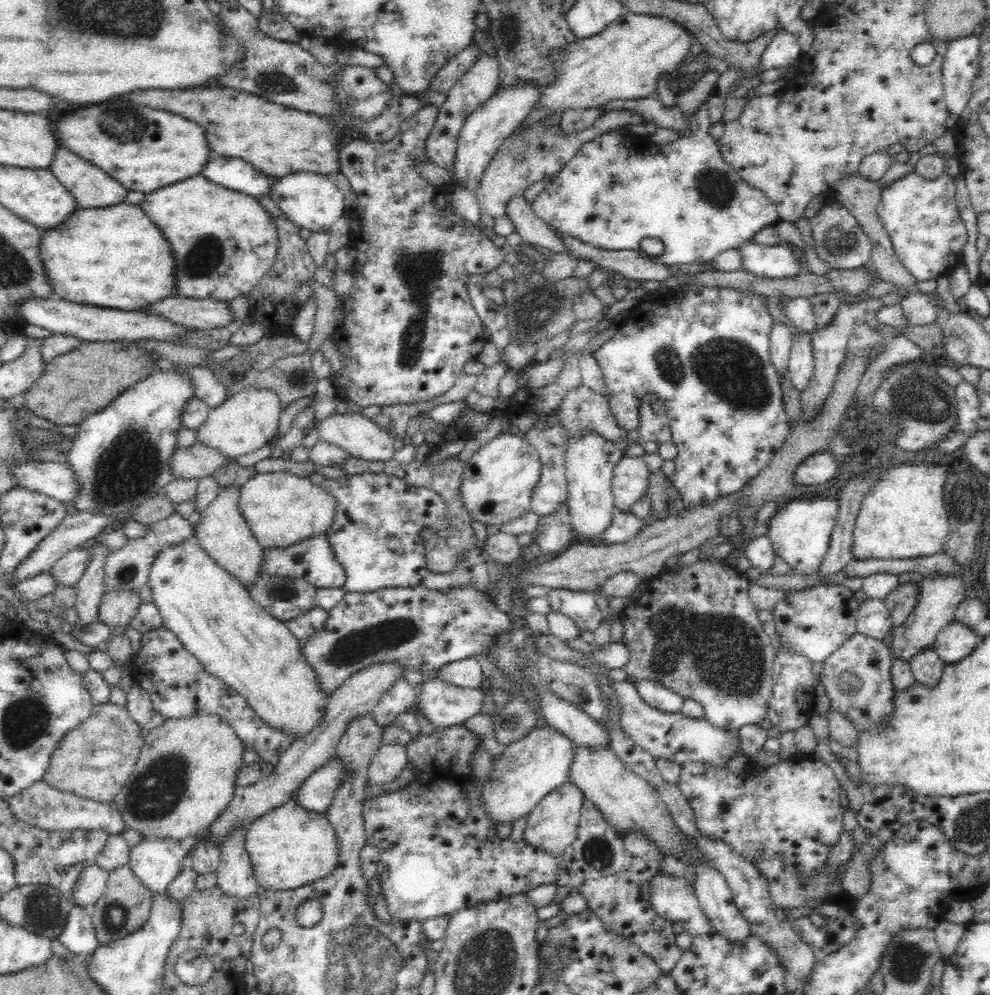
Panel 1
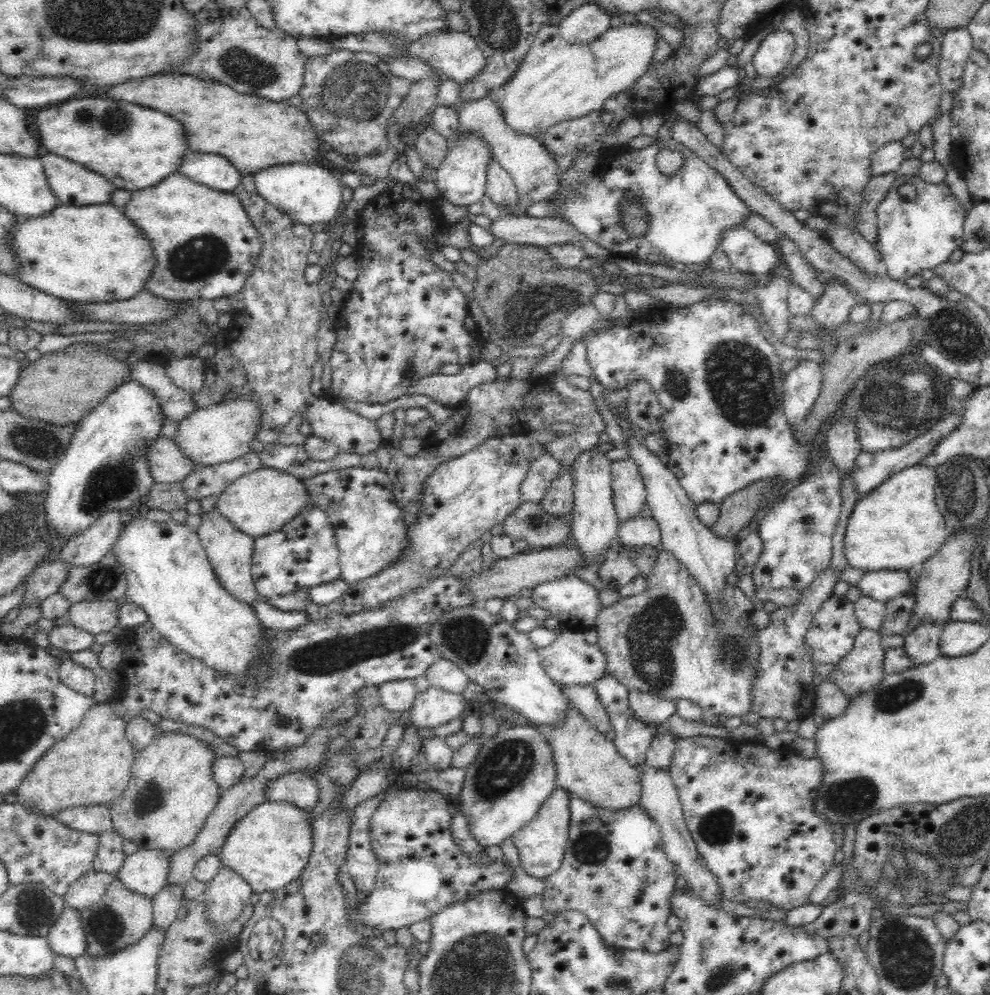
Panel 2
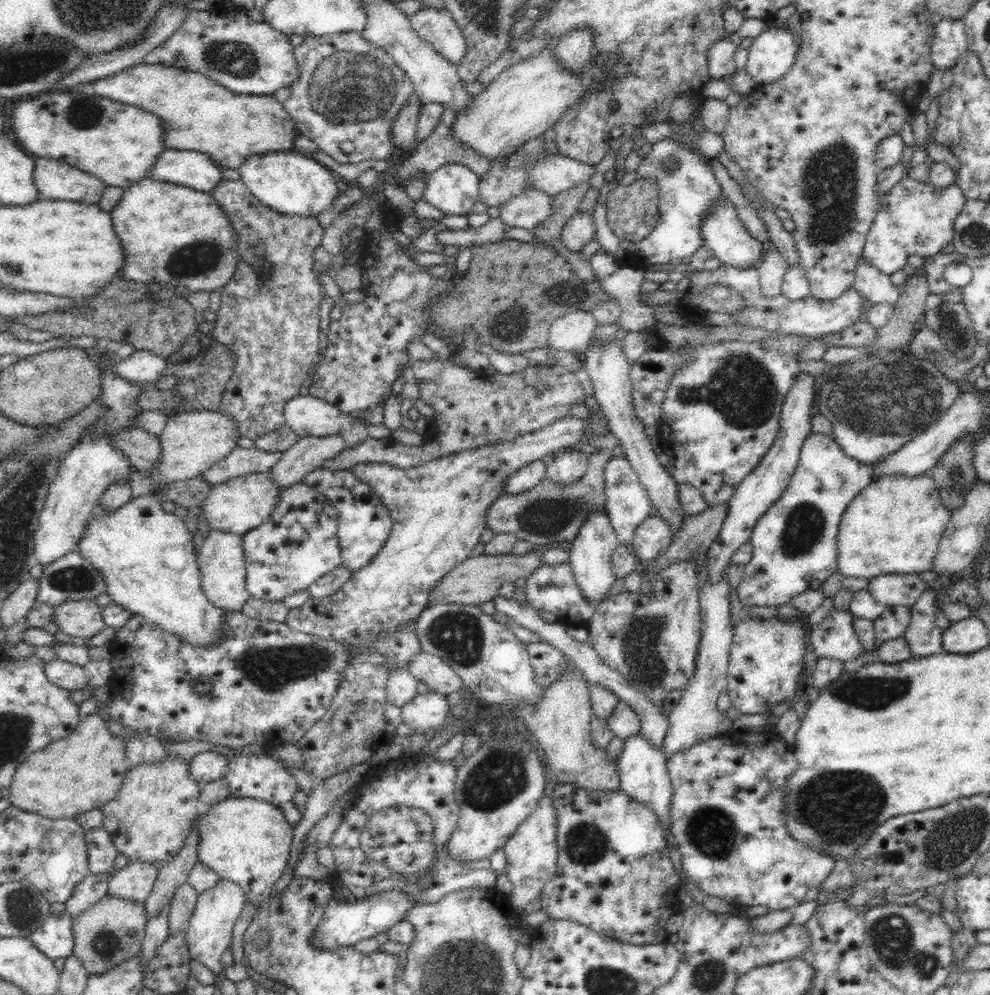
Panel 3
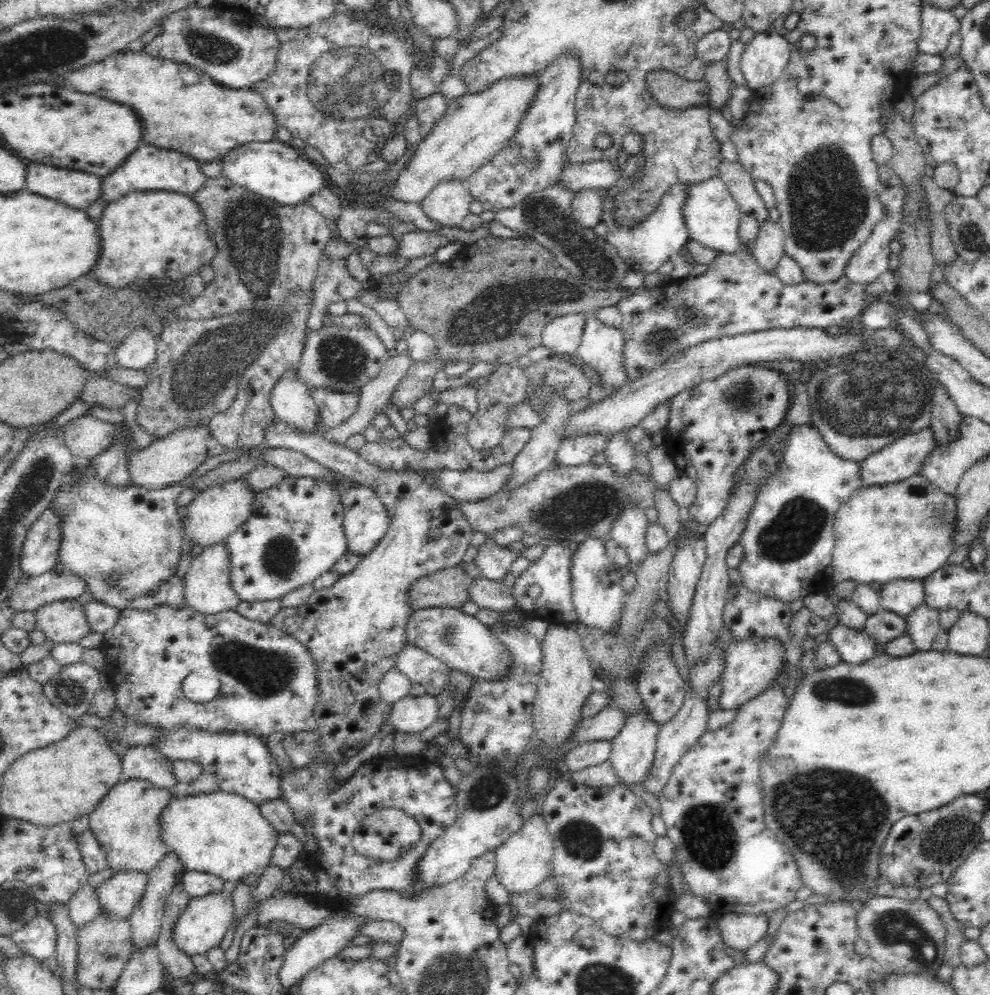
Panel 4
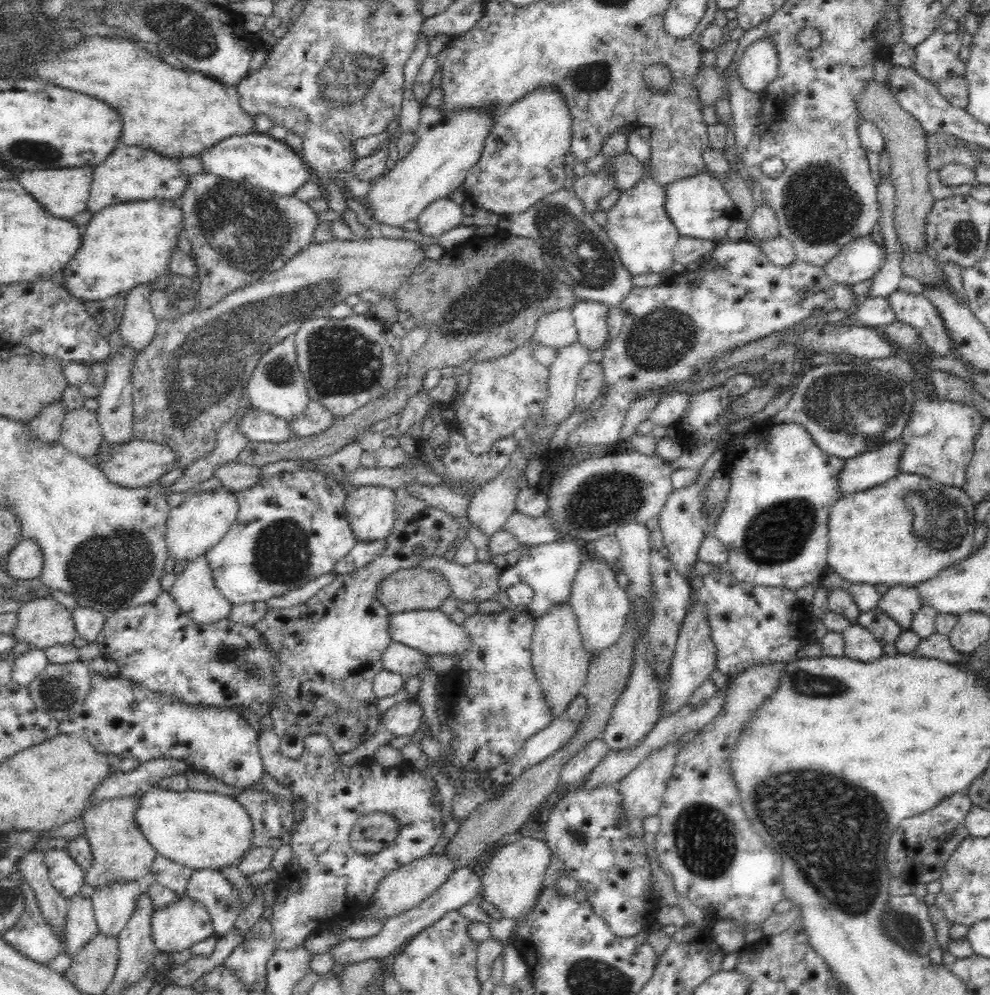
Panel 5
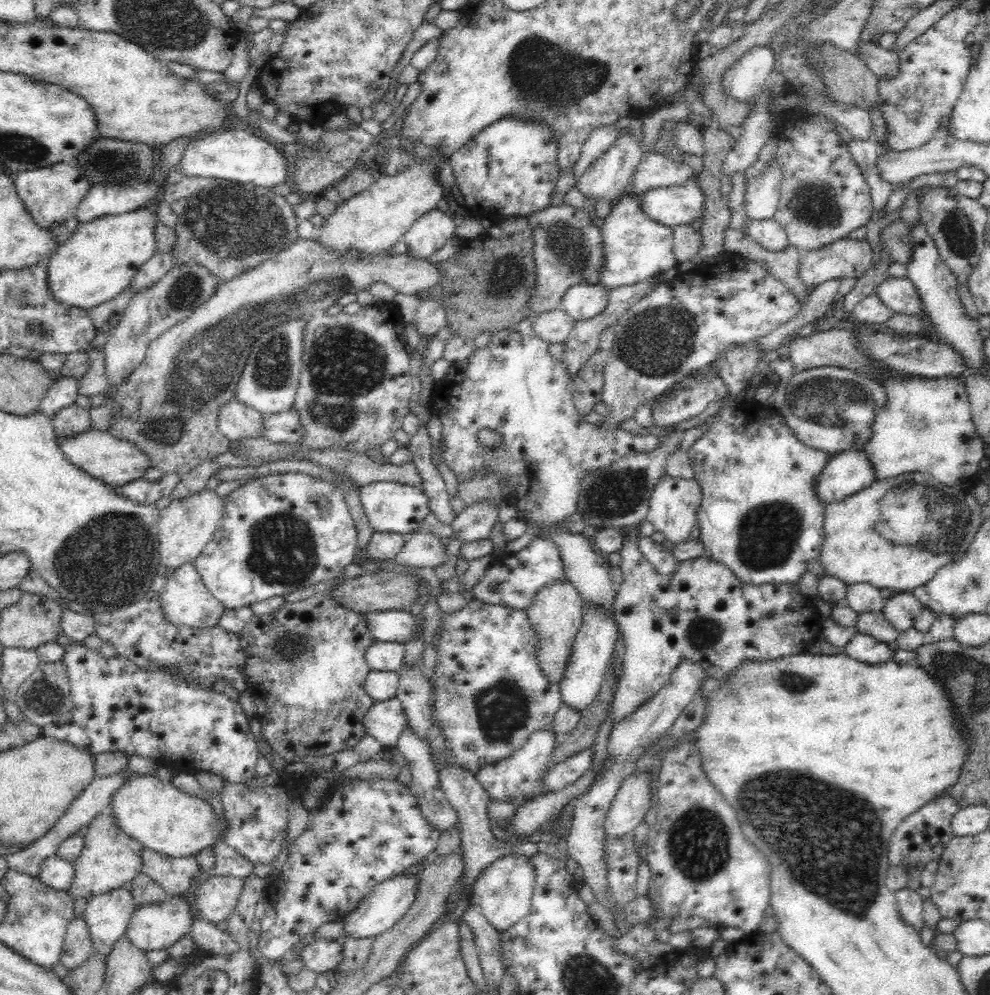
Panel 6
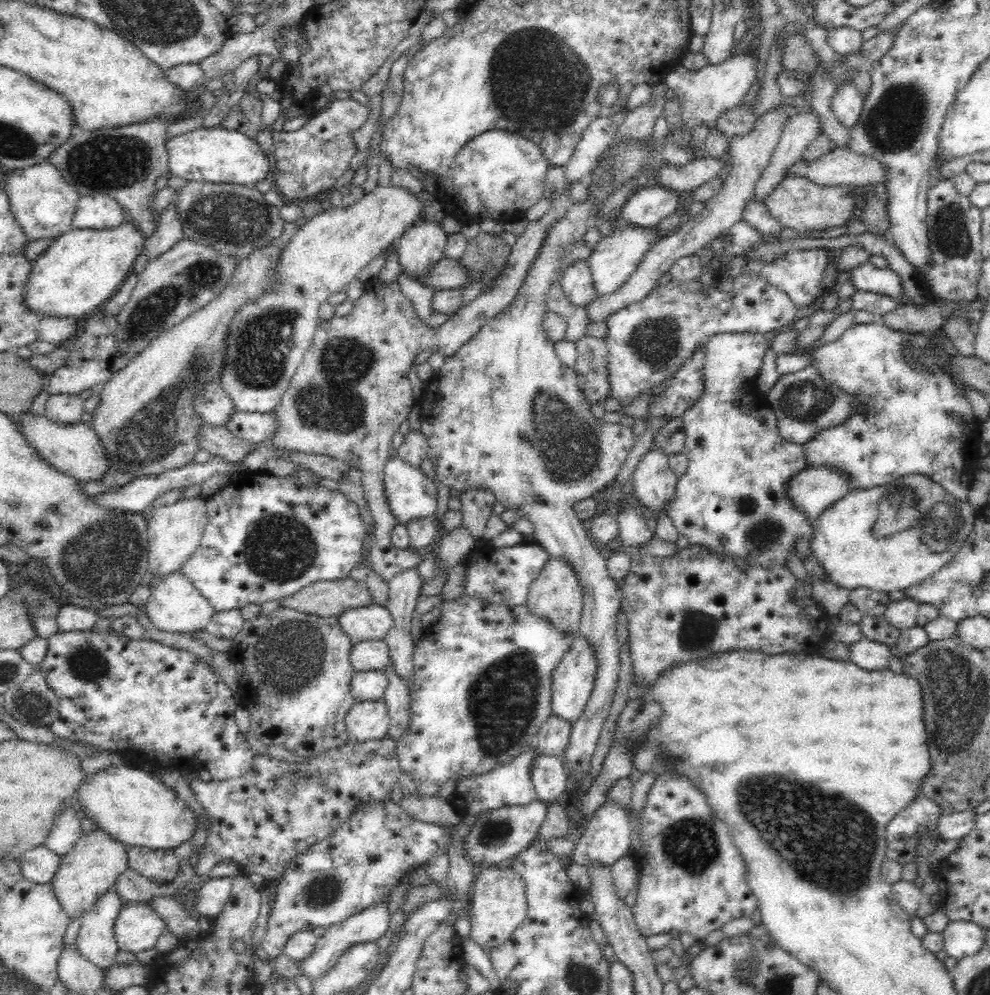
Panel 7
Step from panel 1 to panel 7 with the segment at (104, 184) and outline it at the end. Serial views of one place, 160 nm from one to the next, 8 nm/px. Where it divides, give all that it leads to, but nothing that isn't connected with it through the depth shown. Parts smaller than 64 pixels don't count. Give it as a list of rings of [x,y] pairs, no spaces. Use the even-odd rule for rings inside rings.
[[[50,162],[13,169],[2,186],[8,195],[10,211],[29,241],[60,236],[70,230],[74,210],[81,197]]]

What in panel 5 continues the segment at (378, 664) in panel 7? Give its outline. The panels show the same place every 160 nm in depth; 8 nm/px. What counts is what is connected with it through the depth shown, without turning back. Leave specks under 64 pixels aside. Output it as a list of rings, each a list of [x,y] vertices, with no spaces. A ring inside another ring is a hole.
[[[394,641],[384,648],[380,656],[382,669],[397,672],[403,676],[412,674],[422,676],[422,672],[428,666],[428,659],[429,655],[426,653]]]

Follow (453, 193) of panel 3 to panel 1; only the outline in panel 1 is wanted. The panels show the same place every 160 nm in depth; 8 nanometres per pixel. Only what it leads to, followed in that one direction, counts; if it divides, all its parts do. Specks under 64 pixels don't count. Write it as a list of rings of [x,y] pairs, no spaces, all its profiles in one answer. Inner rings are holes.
[[[520,83],[519,85],[502,89],[492,95],[471,116],[466,117],[456,142],[454,164],[452,164],[452,181],[462,189],[473,190],[479,185],[488,163],[494,158],[498,148],[504,140],[513,133],[526,118],[540,98],[540,87],[534,83]]]

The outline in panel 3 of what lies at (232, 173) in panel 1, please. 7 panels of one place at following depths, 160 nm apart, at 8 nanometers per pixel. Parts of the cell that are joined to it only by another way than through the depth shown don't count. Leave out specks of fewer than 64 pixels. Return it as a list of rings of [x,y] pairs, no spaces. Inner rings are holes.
[[[164,148],[144,178],[210,192],[223,179],[221,169],[202,152]]]

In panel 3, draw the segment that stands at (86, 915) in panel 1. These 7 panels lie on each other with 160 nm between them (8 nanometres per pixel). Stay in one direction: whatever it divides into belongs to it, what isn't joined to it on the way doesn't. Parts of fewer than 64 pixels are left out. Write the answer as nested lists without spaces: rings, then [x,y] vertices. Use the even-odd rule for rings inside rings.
[[[66,912],[59,916],[51,914],[43,920],[43,926],[38,931],[24,938],[32,941],[48,959],[64,958],[72,954],[74,948],[71,918]]]

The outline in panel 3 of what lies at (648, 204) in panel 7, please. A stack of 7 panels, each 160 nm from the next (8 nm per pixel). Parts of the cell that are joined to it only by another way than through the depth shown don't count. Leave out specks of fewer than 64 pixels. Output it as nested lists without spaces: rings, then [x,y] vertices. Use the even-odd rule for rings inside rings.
[[[720,194],[720,198],[712,204],[706,216],[702,216],[700,236],[702,244],[720,259],[721,264],[728,264],[736,268],[750,268],[756,266],[762,258],[762,243],[750,236],[736,213],[736,205],[724,194]]]

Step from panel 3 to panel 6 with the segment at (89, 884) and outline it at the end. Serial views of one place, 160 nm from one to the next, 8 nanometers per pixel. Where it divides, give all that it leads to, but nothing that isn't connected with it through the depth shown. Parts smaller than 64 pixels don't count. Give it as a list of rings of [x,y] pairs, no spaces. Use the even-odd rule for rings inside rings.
[[[74,917],[68,924],[68,932],[66,932],[60,955],[60,964],[70,972],[84,964],[84,961],[88,960],[92,954],[92,940],[86,919]]]

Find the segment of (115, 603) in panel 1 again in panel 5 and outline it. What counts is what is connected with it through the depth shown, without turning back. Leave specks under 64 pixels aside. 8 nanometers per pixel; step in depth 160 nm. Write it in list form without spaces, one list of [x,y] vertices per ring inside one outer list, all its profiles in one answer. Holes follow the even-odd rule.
[[[53,597],[31,599],[16,610],[16,626],[10,635],[36,649],[70,644],[76,636],[71,611]]]

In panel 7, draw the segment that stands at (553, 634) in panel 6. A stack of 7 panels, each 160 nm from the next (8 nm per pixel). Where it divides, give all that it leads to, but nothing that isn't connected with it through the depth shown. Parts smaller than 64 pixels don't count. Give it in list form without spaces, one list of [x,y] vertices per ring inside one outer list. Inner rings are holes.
[[[548,554],[548,560],[544,562],[540,574],[531,582],[526,605],[532,614],[550,620],[554,628],[563,633],[573,634],[578,633],[583,611],[583,596],[584,591],[582,591],[582,585],[579,584],[579,576],[569,562]]]

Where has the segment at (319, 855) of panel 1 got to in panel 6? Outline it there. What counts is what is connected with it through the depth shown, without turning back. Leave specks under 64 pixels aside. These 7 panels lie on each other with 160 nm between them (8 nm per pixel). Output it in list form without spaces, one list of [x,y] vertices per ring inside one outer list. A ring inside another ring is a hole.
[[[132,772],[112,796],[107,811],[113,814],[117,826],[143,847],[170,857],[194,857],[214,842],[223,840],[227,823],[215,818],[209,803],[189,796],[171,782],[160,780],[155,774],[138,775]]]

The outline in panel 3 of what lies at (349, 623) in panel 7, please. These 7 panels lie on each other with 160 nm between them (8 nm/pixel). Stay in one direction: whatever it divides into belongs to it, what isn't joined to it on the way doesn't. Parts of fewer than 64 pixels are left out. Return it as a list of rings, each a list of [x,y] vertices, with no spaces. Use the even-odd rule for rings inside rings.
[[[478,605],[427,606],[414,622],[414,633],[420,641],[420,650],[448,663],[481,704],[536,704],[544,694],[544,687],[536,683],[524,643],[506,625],[482,613]]]

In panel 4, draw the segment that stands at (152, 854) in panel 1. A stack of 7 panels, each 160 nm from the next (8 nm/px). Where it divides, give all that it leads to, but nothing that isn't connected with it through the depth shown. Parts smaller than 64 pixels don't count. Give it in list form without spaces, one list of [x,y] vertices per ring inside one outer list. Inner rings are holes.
[[[118,872],[96,889],[101,913],[116,919],[128,919],[142,900],[148,873]]]

